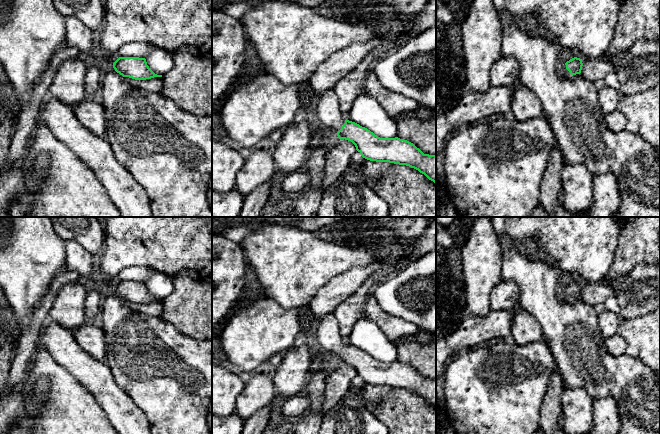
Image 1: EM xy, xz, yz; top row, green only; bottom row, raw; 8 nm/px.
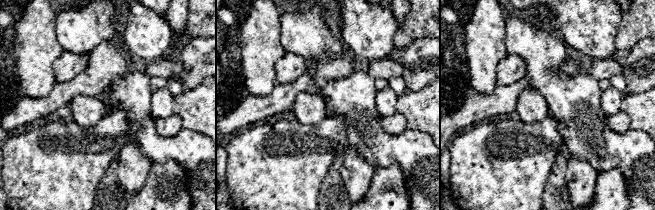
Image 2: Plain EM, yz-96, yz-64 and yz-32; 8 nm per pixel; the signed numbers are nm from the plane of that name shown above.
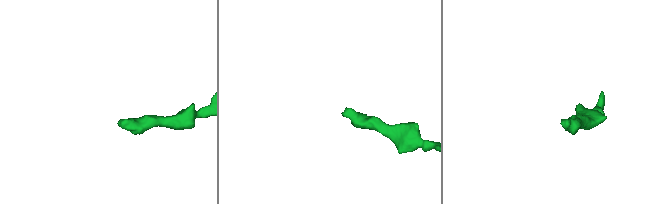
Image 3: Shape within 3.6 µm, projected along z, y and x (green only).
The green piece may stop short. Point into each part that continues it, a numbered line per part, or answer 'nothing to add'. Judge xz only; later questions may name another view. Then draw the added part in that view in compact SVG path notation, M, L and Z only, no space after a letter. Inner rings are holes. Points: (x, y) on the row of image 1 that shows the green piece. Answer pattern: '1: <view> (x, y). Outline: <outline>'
1: xz (328, 113). Outline: M328 89L319 96L314 118L322 127L332 128L335 133L344 125L346 115L340 111L338 97L333 89Z

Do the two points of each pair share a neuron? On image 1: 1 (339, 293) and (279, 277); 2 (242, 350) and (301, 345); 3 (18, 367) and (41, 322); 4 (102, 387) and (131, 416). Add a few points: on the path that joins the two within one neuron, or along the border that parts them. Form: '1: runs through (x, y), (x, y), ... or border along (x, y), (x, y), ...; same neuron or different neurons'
1: border along (340, 274), (329, 280), (316, 293), (307, 307); different neurons
2: border along (302, 338), (283, 354); different neurons
3: runs through (23, 356), (30, 333); same neuron
4: runs through (108, 394), (124, 410); same neuron

